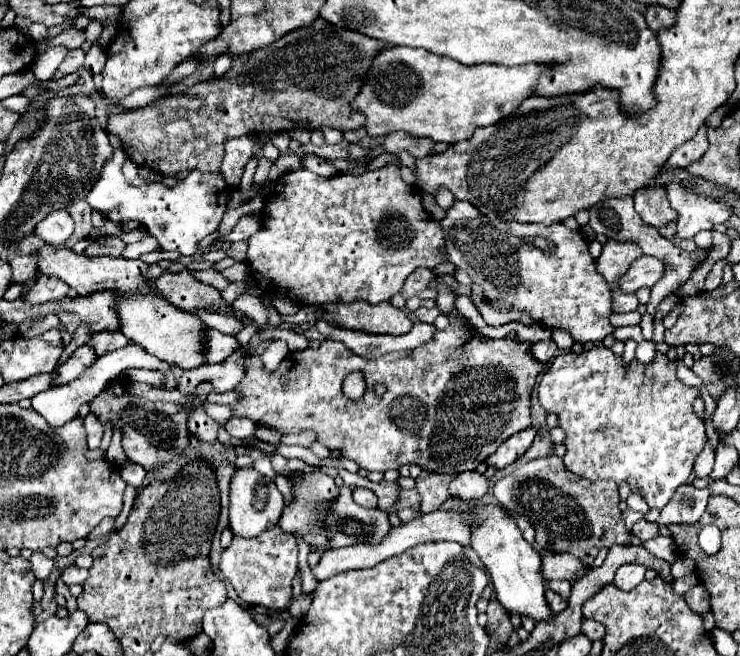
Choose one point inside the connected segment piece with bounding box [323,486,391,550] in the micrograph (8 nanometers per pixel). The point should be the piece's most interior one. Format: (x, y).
(345, 523)

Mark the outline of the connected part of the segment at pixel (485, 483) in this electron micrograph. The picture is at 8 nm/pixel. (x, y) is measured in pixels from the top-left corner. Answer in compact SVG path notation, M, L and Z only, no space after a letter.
M473 470L473 472L461 472L449 484L449 494L463 502L477 502L487 492L487 488L489 488L489 480L477 470Z

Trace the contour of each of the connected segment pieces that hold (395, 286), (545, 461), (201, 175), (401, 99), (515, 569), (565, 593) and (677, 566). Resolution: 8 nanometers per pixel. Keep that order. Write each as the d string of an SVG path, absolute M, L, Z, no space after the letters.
M385 166L381 170L367 170L363 174L337 174L333 178L323 178L317 174L311 174L307 168L299 168L293 170L289 174L285 174L275 186L271 196L267 198L265 210L263 210L263 230L255 236L249 238L249 250L247 250L247 264L253 272L253 276L257 278L261 288L269 288L269 290L277 290L283 292L285 296L289 296L291 300L295 300L297 304L333 304L333 302L357 302L357 300L365 300L369 304L379 304L379 302L387 302L393 294L397 294L405 282L405 278L419 266L425 268L433 268L441 262L439 250L445 246L445 238L443 238L443 230L441 226L431 220L427 216L427 212L421 206L421 196L415 188L403 184L401 176L399 176L399 168L397 166Z
M545 456L517 466L509 476L503 476L493 486L493 496L507 512L527 518L537 538L535 542L549 552L569 552L585 566L591 566L601 548L613 544L629 544L629 532L625 528L619 510L617 484L601 482L589 484L571 472L565 472L561 458Z
M122 146L113 149L109 164L105 164L105 172L101 172L99 182L87 196L87 202L93 210L99 210L113 222L141 222L153 238L157 238L159 248L165 252L179 252L181 256L193 256L199 250L199 242L213 234L225 214L225 180L221 172L197 172L167 188L161 184L149 186L129 186L123 180L121 168L128 158Z
M393 46L373 62L369 78L353 102L355 110L367 116L365 130L369 136L387 136L403 130L413 136L429 136L433 142L461 142L467 140L475 128L495 124L509 116L527 98L533 96L533 88L539 76L547 72L545 64L525 66L465 66L449 56L431 54L425 48Z
M485 504L467 510L471 516L471 548L477 552L479 560L487 566L493 580L497 600L509 612L531 616L533 620L549 620L553 614L545 604L545 580L539 576L541 556L533 550L529 542L523 540L519 526L501 506Z
M553 580L553 582L547 582L547 588L551 588L553 592L557 592L561 598L569 598L569 590L571 590L571 582L565 582L565 580Z
M677 560L677 562L673 562L671 564L671 576L677 580L677 578L683 578L683 576L687 576L687 574L691 574L691 572L695 572L695 564L693 564L693 560Z

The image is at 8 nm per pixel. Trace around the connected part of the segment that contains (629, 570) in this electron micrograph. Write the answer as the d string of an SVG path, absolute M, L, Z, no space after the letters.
M625 564L615 572L613 584L621 590L633 590L637 584L641 584L645 580L645 566L639 564Z

